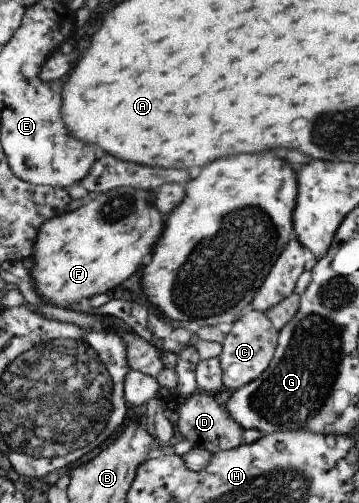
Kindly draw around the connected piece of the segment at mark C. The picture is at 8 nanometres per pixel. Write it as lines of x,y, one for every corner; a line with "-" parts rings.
253,308
245,312
228,329
229,333
222,344
219,355
224,372
224,386
238,391
253,380
257,380
271,366
275,358
280,331
267,318
265,312

